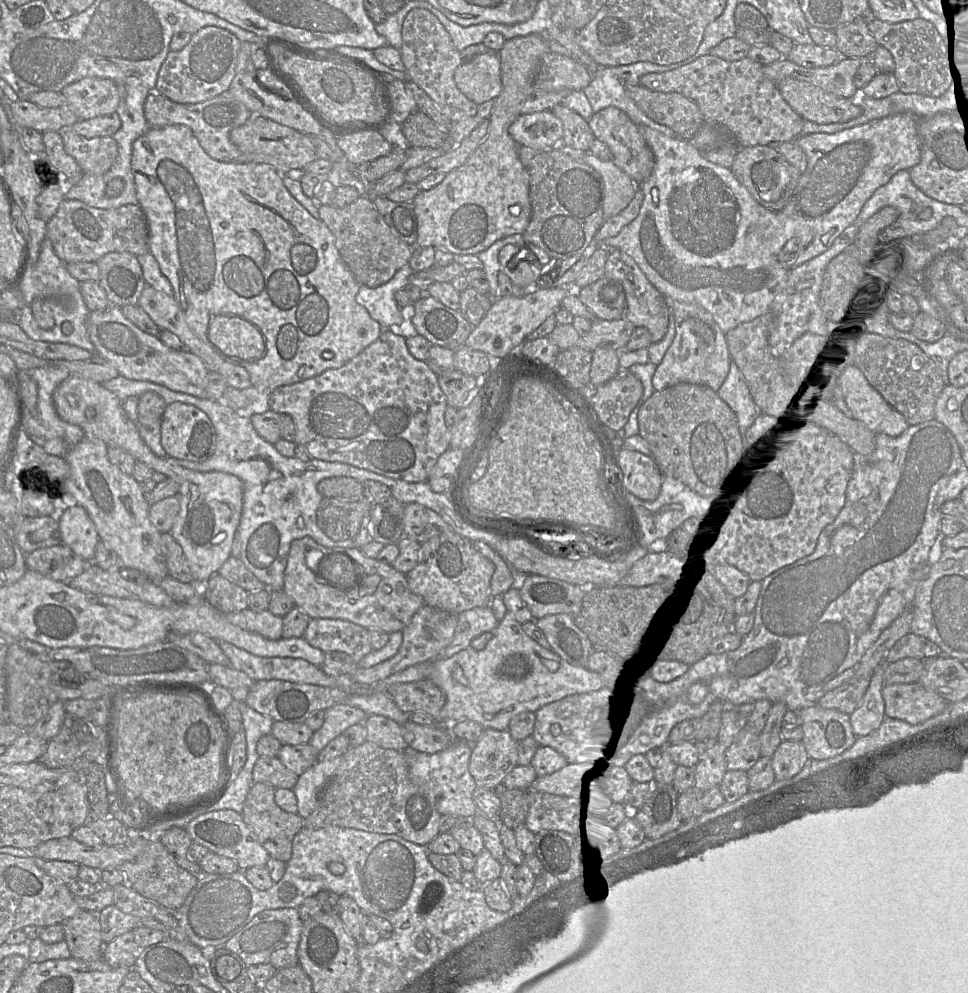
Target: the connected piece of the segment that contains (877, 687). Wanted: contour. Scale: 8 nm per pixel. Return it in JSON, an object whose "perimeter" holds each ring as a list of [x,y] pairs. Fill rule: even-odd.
{"perimeter":[[[885,663],[875,668],[862,702],[850,714],[850,723],[856,737],[865,736],[876,730],[884,719],[884,699],[882,697],[884,672]]]}

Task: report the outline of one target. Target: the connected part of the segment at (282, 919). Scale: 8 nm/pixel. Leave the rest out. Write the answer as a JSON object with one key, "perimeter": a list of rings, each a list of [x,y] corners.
{"perimeter":[[[298,908],[264,910],[258,913],[237,935],[229,939],[224,948],[236,953],[247,966],[271,964],[277,970],[298,964],[297,948],[303,921]]]}

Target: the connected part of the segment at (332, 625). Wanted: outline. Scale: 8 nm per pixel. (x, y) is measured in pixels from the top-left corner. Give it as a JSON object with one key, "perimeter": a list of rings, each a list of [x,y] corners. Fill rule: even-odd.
{"perimeter":[[[311,619],[303,638],[323,653],[343,652],[356,662],[373,650],[368,630],[342,619]]]}

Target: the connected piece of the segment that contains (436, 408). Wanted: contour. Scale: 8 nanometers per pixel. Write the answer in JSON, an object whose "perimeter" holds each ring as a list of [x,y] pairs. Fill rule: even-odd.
{"perimeter":[[[384,329],[377,340],[342,367],[328,369],[315,377],[276,388],[270,394],[269,406],[271,410],[279,414],[287,414],[292,417],[296,428],[295,443],[305,447],[313,459],[341,462],[410,483],[427,482],[440,455],[450,448],[450,427],[447,426],[444,418],[448,403],[439,386],[438,376],[425,361],[417,360],[411,355],[406,344],[406,338],[394,334],[389,329]]]}

